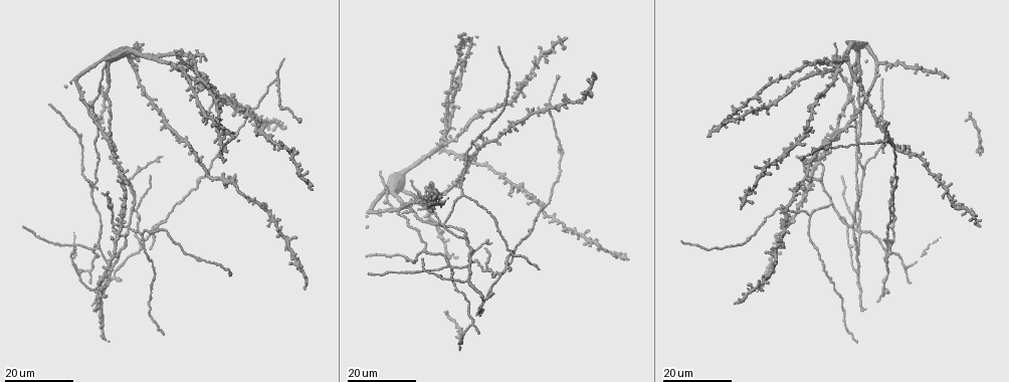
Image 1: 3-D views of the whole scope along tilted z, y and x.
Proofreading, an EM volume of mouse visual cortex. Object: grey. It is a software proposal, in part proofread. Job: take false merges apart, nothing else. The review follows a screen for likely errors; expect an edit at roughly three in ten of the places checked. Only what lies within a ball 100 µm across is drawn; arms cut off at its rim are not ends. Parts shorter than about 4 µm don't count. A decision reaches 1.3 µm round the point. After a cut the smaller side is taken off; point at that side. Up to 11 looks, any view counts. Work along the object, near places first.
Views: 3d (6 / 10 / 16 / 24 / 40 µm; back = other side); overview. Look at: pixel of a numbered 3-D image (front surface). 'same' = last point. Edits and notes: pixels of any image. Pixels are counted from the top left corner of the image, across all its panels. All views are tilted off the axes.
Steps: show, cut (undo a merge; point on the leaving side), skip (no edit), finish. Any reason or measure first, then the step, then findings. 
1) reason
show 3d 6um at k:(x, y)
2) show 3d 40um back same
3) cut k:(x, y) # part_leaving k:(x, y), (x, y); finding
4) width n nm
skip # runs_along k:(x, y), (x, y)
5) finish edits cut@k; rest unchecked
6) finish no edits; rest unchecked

branch point
show 3d 16um at 1:(111, 204)

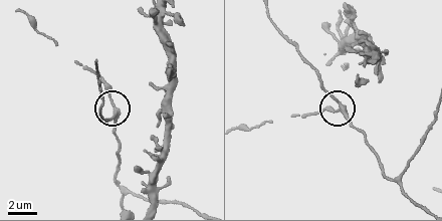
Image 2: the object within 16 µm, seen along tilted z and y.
show 3d 6um at 2:(341, 108)

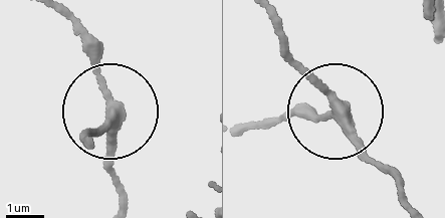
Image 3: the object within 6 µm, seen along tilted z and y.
arms 3
skip # all the same cell

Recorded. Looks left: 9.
arms part here
show 3d 24um at 1:(392, 208)

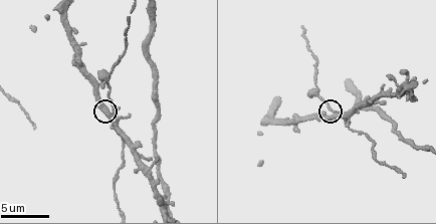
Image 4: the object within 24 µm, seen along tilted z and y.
closer look
show 3d 10um at 4:(332, 115)

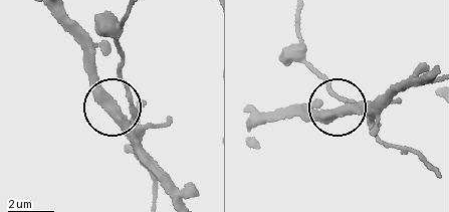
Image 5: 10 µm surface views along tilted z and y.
side_arm 11 um
skip # one cell here

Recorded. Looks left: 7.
calibre changes
show 3d 24um at 1:(199, 179)

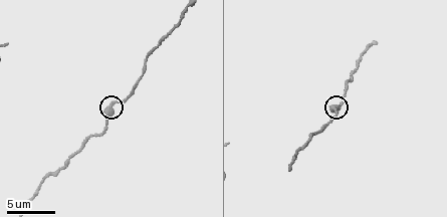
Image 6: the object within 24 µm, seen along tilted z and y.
zoom in
show 3d 10um at 6:(113, 103)

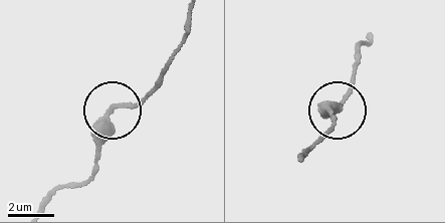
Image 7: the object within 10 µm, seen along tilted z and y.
skip # runs_along 7:(45, 205), (92, 173), (96, 141), (112, 113), (153, 93); continuous, no second cell

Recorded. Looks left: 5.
looks like a crossing
show 3d 16um at 1:(507, 268)

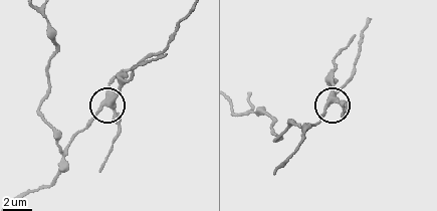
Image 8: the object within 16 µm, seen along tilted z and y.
show 3d 6um at 8:(111, 105)

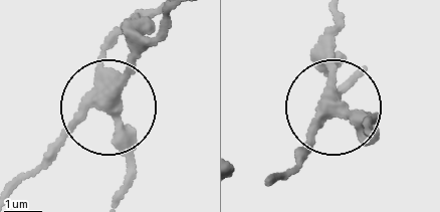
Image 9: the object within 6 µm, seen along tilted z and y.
show 3d 6um back at 9:(113, 111)

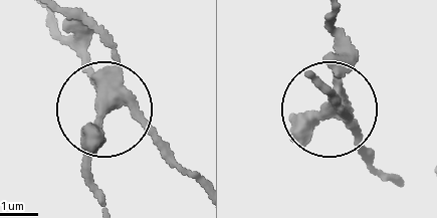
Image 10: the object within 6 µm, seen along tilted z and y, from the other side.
side_arm 5 um
cut 10:(101, 134) # two cells meet here

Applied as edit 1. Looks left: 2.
four or more arms meet
show 3d 16um at 1:(860, 231)

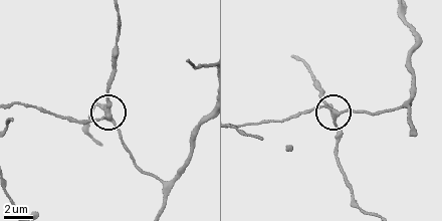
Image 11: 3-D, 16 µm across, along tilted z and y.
show 3d 6um at 11:(333, 116)

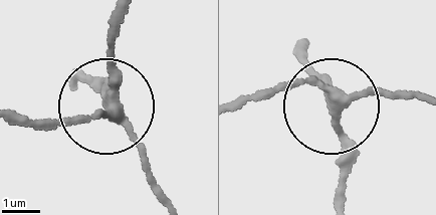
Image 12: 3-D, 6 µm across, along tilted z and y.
width 260 nm
skip # runs_along 12:(163, 193), (138, 138), (102, 99), (101, 79), (83, 69); one cell here

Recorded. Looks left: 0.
finish edits cut@10; rest unchecked

